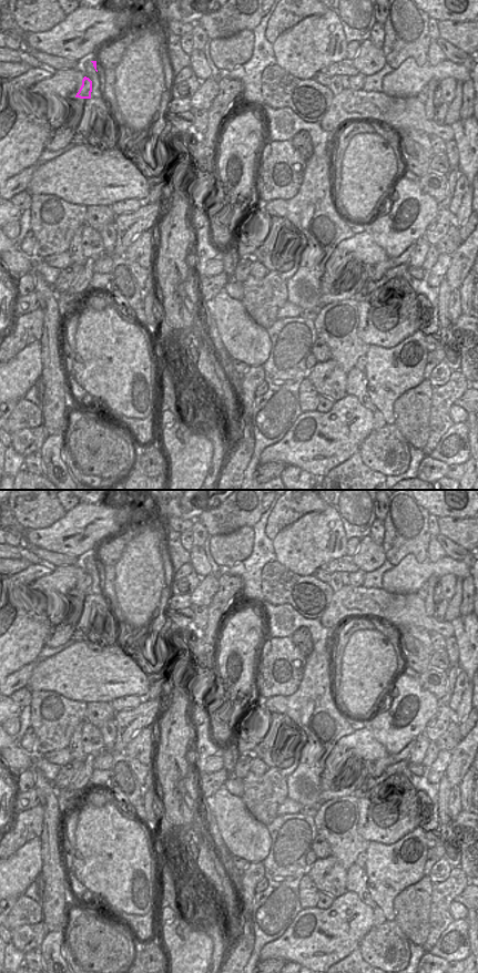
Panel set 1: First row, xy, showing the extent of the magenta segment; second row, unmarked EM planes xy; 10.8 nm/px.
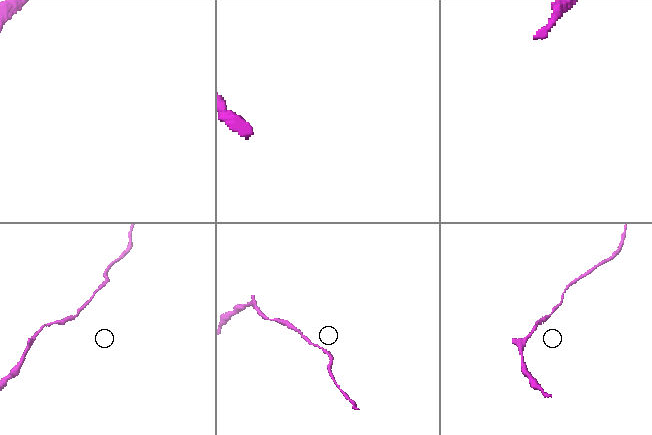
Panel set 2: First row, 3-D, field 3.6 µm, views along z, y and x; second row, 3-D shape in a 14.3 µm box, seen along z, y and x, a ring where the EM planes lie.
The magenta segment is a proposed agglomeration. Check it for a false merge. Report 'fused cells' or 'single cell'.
single cell

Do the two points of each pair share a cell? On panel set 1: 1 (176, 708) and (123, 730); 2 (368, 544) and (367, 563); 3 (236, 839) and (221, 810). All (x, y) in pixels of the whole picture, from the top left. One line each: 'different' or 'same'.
1: different
2: same
3: same

